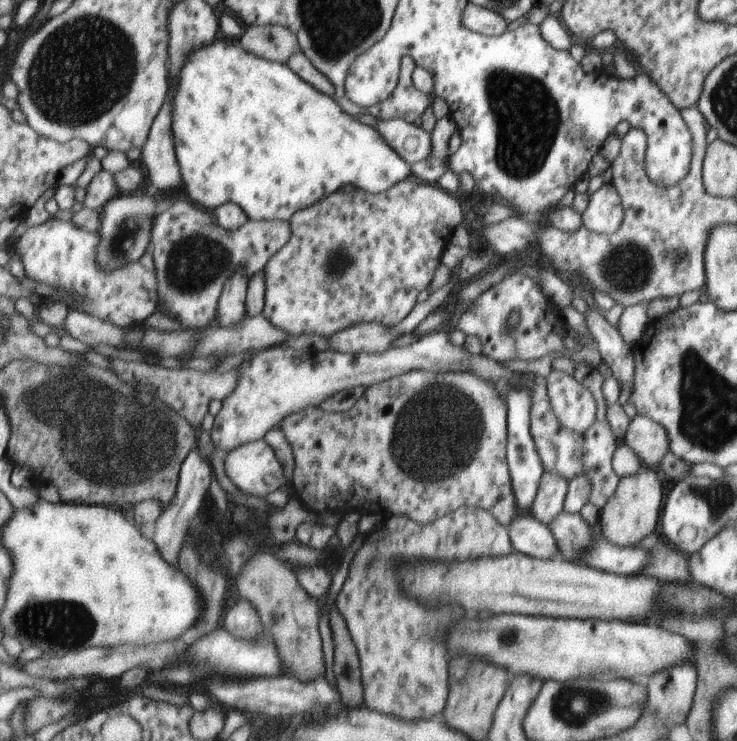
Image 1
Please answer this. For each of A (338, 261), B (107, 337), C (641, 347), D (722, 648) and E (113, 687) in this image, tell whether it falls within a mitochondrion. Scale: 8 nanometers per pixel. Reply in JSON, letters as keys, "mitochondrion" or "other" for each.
{"A":"mitochondrion","B":"other","C":"other","D":"other","E":"other"}

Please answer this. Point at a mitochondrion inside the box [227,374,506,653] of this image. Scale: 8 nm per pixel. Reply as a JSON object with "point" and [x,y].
{"point":[402,447]}

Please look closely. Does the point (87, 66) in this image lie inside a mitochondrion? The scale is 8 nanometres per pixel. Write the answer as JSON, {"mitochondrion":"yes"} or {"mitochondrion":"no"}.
{"mitochondrion":"yes"}

